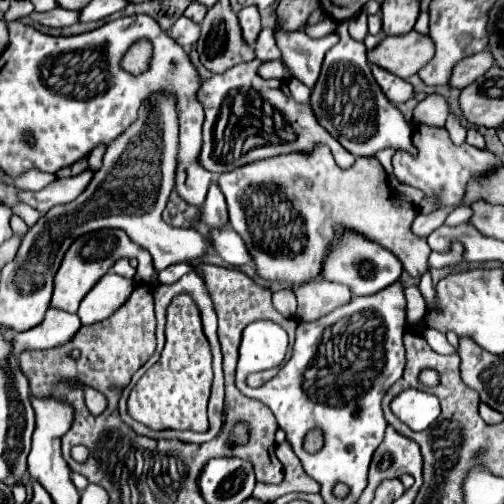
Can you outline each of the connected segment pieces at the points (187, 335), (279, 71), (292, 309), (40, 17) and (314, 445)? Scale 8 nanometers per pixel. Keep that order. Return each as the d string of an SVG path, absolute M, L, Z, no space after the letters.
M188 292L178 294L168 310L166 310L166 346L162 350L160 360L148 368L148 372L136 382L136 386L130 392L128 398L128 414L148 426L150 430L194 430L194 432L206 432L208 428L208 398L210 398L210 386L212 386L212 352L208 338L202 330L202 316L194 302L194 298Z
M274 60L274 62L266 62L266 64L262 64L260 70L258 70L258 74L260 74L260 78L266 78L266 80L268 80L268 78L290 80L292 77L289 70L280 60Z
M286 288L286 290L276 290L272 302L274 302L274 308L276 308L280 314L288 316L288 318L292 318L292 316L296 314L296 296L294 296L294 292L292 292L290 288Z
M54 8L50 12L32 12L32 20L50 26L50 28L64 28L64 26L72 26L78 22L80 12L70 12L66 8Z
M319 429L309 431L304 438L303 447L309 453L319 451L324 444L323 434Z

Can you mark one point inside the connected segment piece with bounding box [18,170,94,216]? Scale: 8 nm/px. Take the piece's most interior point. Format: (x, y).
(62, 191)

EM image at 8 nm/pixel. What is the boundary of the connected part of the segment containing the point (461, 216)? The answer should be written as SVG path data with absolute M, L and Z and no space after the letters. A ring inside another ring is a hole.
M460 206L460 208L456 208L456 210L452 210L450 212L450 216L446 218L446 226L458 226L458 224L464 224L464 222L468 222L468 218L472 216L472 210L470 208L466 208L466 206Z

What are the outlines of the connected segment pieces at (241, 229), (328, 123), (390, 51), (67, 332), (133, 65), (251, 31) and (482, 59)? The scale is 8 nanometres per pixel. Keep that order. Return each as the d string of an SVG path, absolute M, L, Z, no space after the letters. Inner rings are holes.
M318 146L312 154L288 154L246 164L232 172L224 172L222 176L218 176L216 182L226 196L230 226L242 236L248 252L254 258L258 274L266 280L288 280L298 286L316 278L320 274L322 256L334 240L334 224L344 224L394 252L402 260L410 276L420 278L428 272L428 256L432 250L428 248L426 238L416 238L410 232L416 208L402 200L398 194L394 194L392 202L392 190L386 184L384 168L378 158L358 158L352 168L342 170L336 164L332 152L326 146Z
M340 22L336 32L340 42L326 54L320 78L310 96L310 106L318 124L354 156L374 156L378 150L390 146L412 152L412 128L404 120L398 106L390 104L382 88L378 88L366 60L366 46L350 38L348 22Z
M416 30L402 36L388 36L384 44L376 50L368 52L368 60L386 68L388 72L410 78L418 74L434 58L434 42L428 34L420 34Z
M50 308L38 326L14 336L14 354L18 356L22 350L42 350L64 344L78 332L80 326L82 324L76 314Z
M138 40L138 44L130 46L130 52L122 58L122 70L130 72L132 76L138 72L146 72L152 60L152 44L150 40Z
M248 6L248 8L242 8L242 12L238 12L238 18L240 18L240 26L242 26L242 36L252 46L258 40L258 34L262 30L260 12L258 12L258 8Z
M488 50L478 52L454 66L454 74L450 78L450 86L454 88L466 88L466 84L472 84L478 76L484 76L486 70L494 66L494 56L490 56Z

